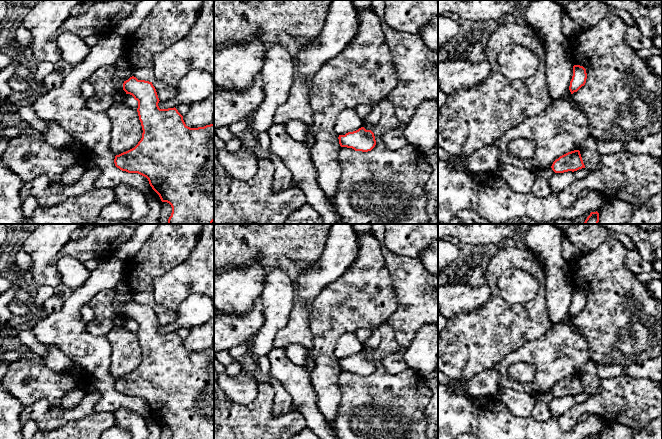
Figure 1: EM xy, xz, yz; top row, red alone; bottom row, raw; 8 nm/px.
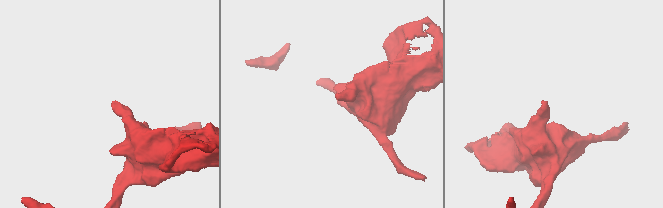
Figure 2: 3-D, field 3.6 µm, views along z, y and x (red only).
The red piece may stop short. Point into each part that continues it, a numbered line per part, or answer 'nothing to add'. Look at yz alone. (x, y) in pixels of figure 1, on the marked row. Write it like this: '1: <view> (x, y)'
nothing to add

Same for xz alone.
nothing to add

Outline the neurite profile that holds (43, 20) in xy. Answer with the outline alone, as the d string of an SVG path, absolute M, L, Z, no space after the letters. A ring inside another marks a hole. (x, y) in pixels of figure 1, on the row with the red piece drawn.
M39 0L23 17L21 24L31 34L28 55L38 62L58 62L61 51L52 37L71 16L75 6L84 1L86 0Z

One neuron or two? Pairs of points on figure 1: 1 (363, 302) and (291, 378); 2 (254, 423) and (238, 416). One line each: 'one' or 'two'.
1: two
2: one

